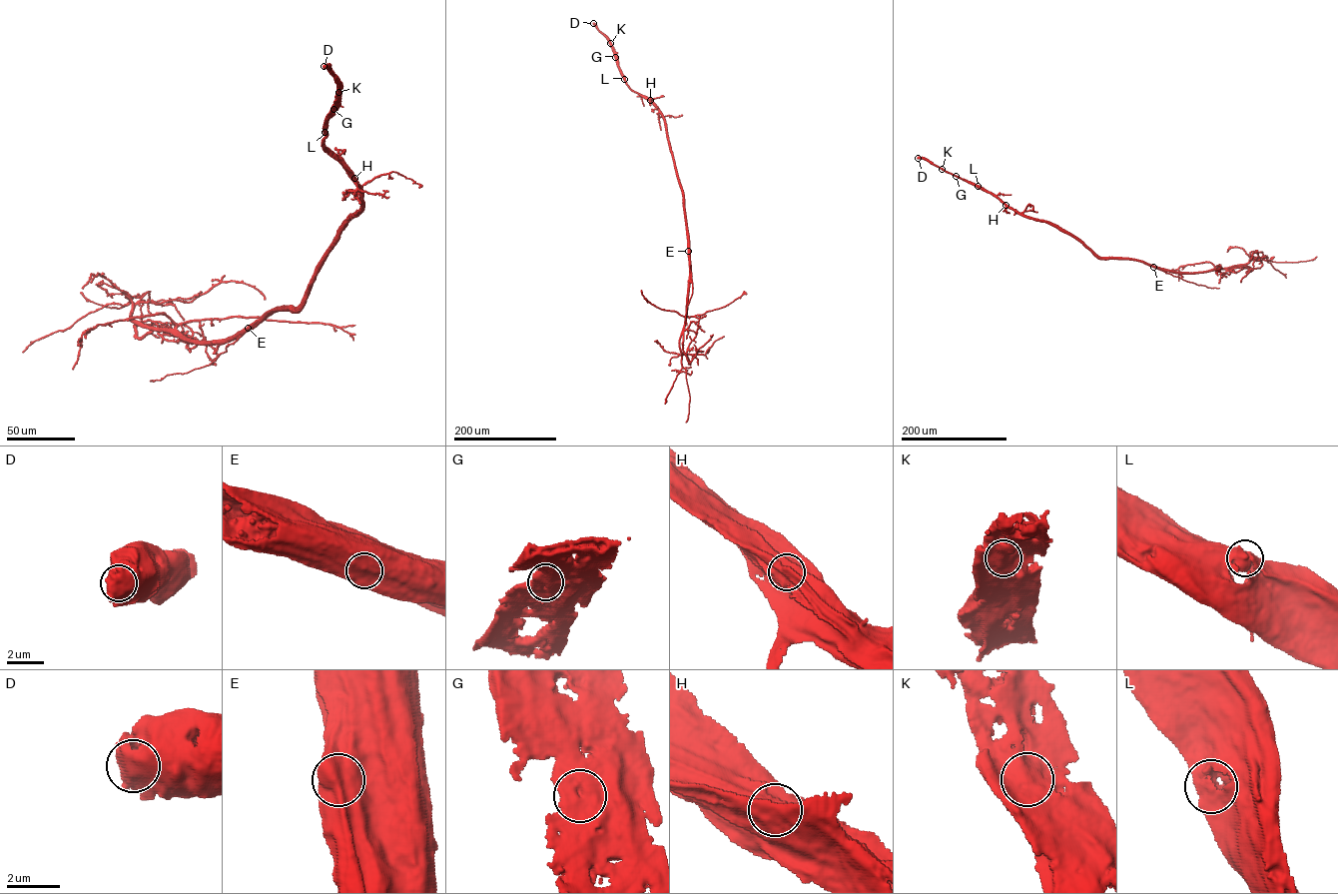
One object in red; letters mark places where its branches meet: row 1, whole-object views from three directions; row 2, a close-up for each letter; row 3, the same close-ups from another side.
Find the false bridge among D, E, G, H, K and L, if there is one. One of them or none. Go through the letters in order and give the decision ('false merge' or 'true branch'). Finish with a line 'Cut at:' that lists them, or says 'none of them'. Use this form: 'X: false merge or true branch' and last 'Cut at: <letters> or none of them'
D: true branch
E: false merge
G: true branch
H: true branch
K: true branch
L: true branch
Cut at: E

